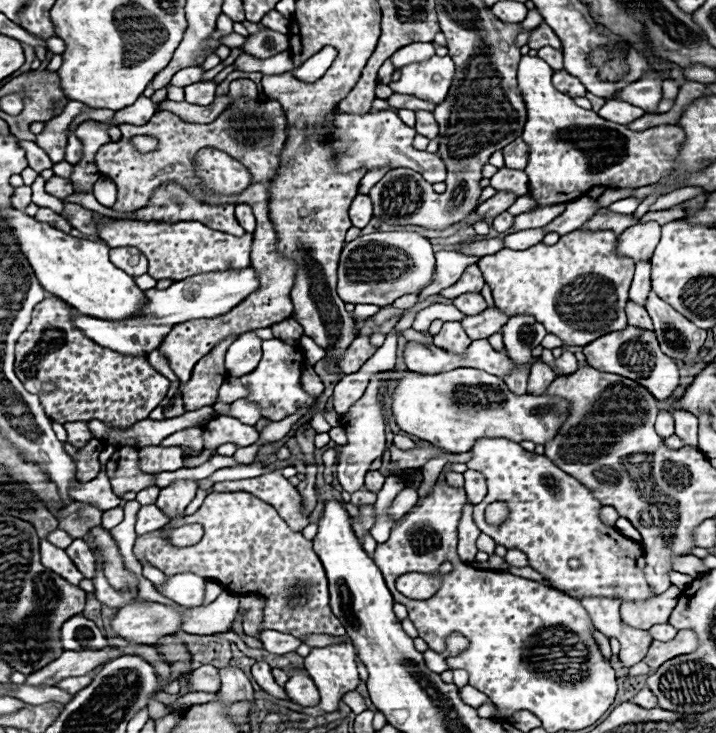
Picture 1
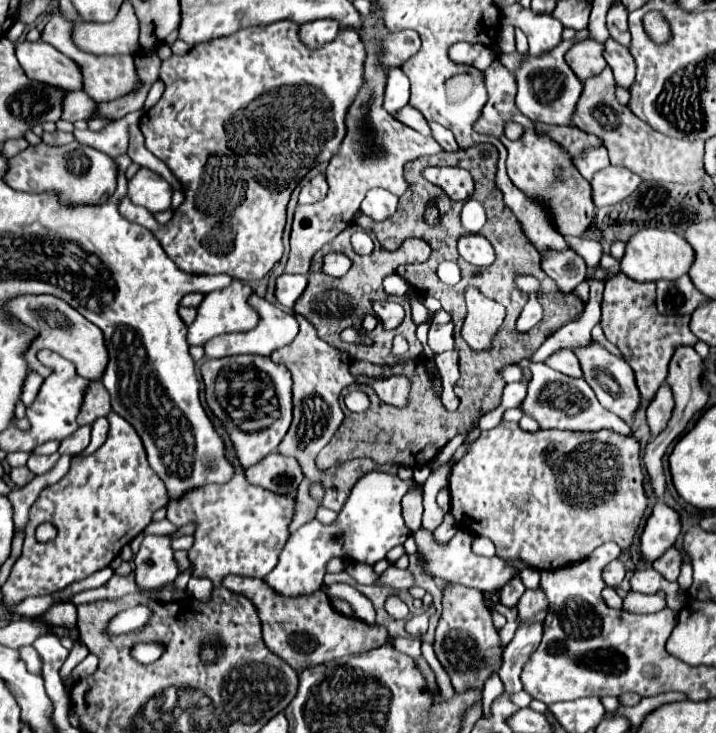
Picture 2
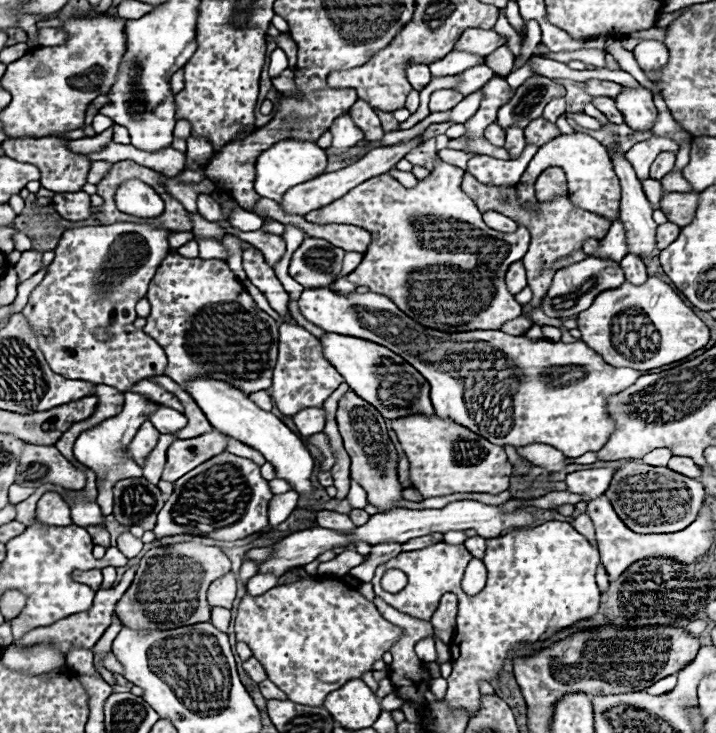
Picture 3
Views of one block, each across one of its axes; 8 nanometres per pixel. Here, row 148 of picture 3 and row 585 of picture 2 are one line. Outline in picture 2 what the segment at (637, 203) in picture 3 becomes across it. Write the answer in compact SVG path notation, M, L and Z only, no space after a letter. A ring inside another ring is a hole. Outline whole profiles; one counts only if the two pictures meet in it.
M614 560L614 562L610 562L606 568L604 568L604 572L602 572L602 576L604 576L604 582L608 584L608 586L620 586L620 582L624 580L624 574L626 574L626 570L624 570L624 564L620 562L620 560Z

